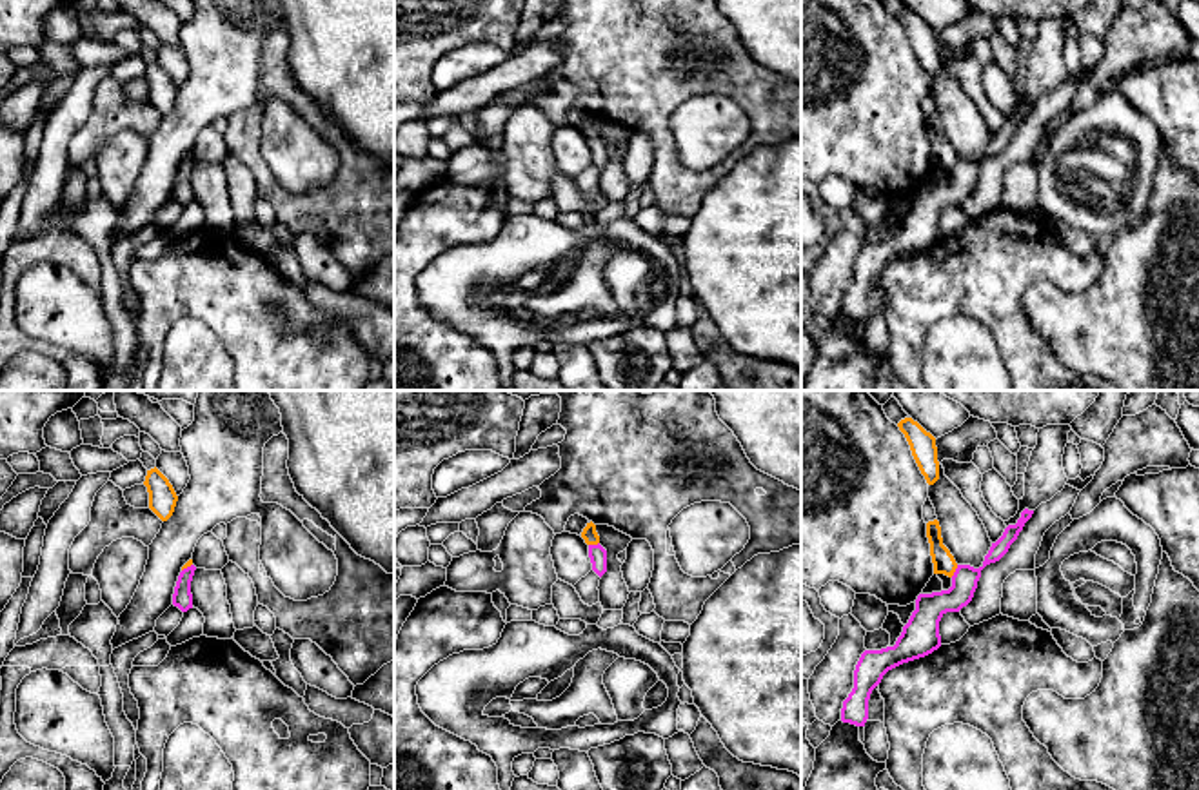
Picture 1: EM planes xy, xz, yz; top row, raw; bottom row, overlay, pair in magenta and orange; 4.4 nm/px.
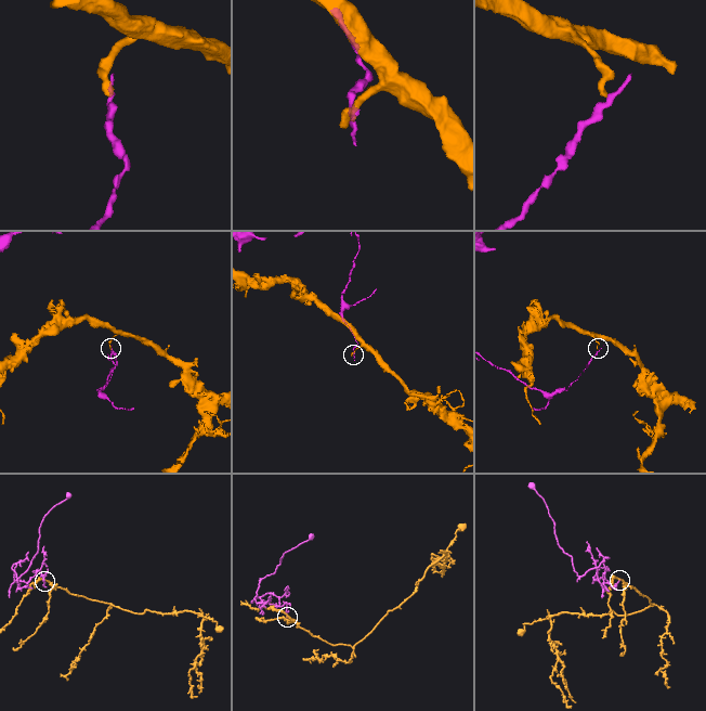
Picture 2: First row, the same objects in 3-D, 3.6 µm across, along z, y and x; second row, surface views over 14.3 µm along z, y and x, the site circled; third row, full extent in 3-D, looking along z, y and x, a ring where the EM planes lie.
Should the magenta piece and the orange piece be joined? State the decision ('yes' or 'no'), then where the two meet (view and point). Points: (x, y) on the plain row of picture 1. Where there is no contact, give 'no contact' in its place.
no; contact yz (956, 164)

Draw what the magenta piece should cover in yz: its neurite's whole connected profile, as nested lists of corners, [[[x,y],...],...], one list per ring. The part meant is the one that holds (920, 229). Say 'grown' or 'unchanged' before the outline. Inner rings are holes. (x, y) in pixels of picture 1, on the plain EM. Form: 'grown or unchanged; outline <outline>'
unchanged; outline [[[1025,102],[1016,118],[1008,118],[1003,129],[992,136],[979,162],[957,158],[948,183],[919,187],[916,203],[903,220],[894,240],[881,243],[865,243],[854,263],[854,281],[843,294],[841,314],[865,320],[868,312],[868,292],[872,283],[881,276],[883,269],[914,252],[925,251],[941,240],[939,214],[946,205],[959,205],[966,200],[977,182],[981,163],[999,154],[1017,133],[1025,116],[1034,104]]]

